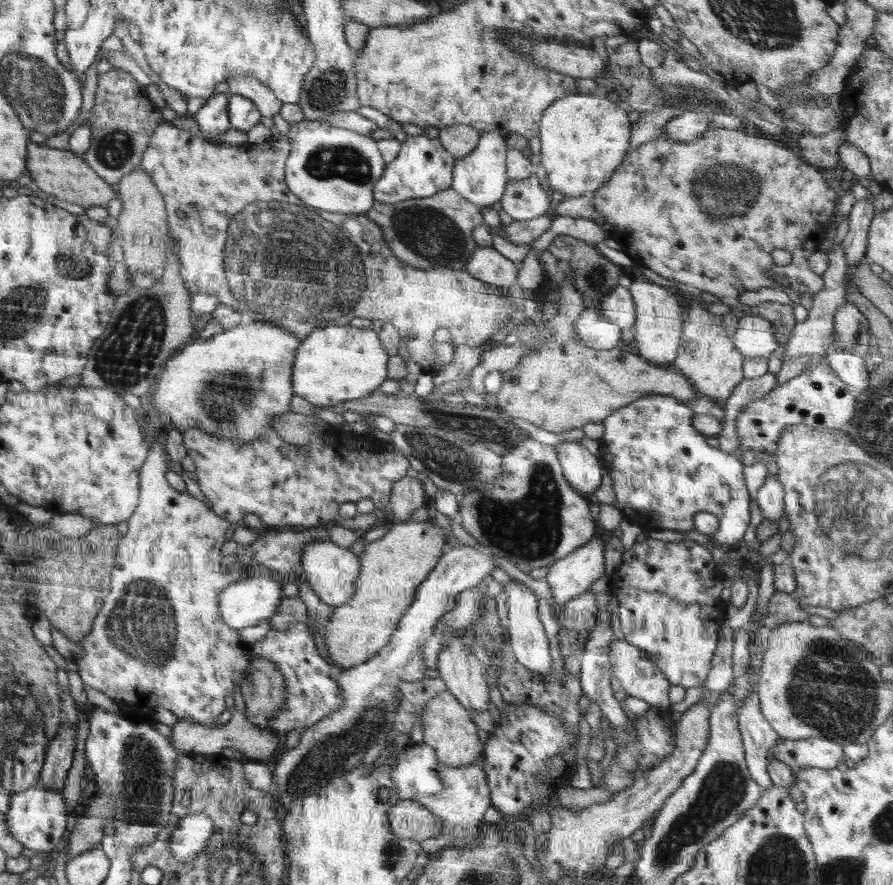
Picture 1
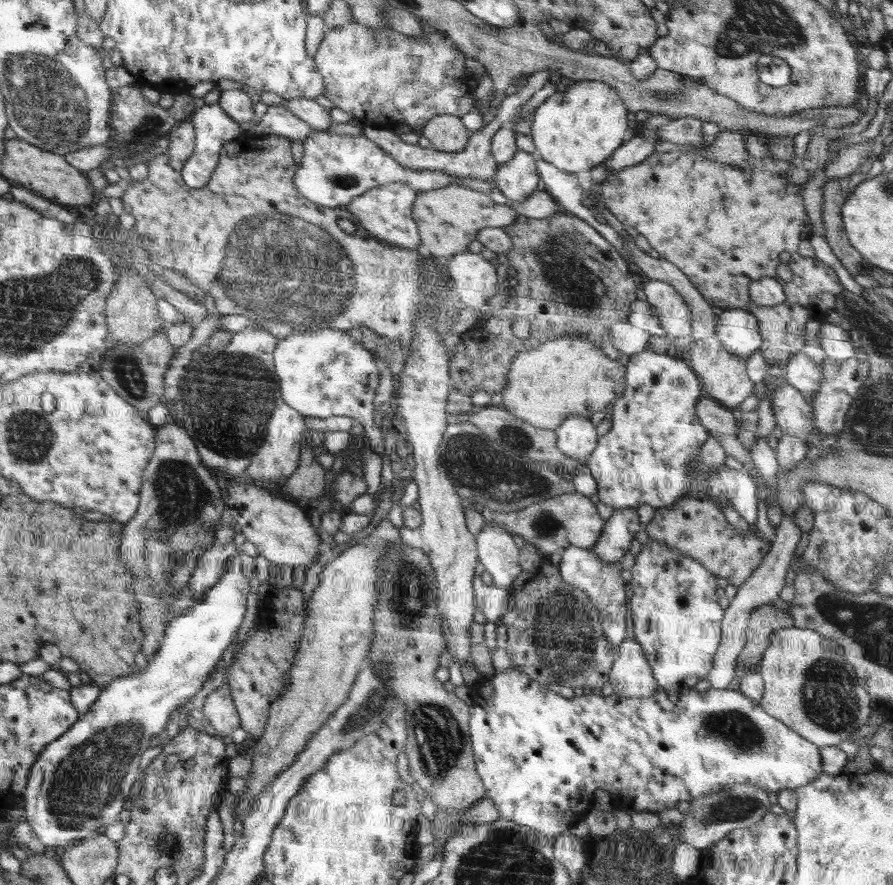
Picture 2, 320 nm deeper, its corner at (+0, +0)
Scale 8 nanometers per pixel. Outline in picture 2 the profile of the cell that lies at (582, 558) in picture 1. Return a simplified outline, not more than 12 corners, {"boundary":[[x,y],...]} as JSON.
{"boundary":[[637,509],[615,510],[592,550],[620,563],[642,537]]}

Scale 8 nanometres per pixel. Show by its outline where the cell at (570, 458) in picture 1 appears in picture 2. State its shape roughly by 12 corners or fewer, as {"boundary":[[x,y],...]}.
{"boundary":[[570,415],[558,428],[558,448],[585,460],[596,448],[597,426]]}

